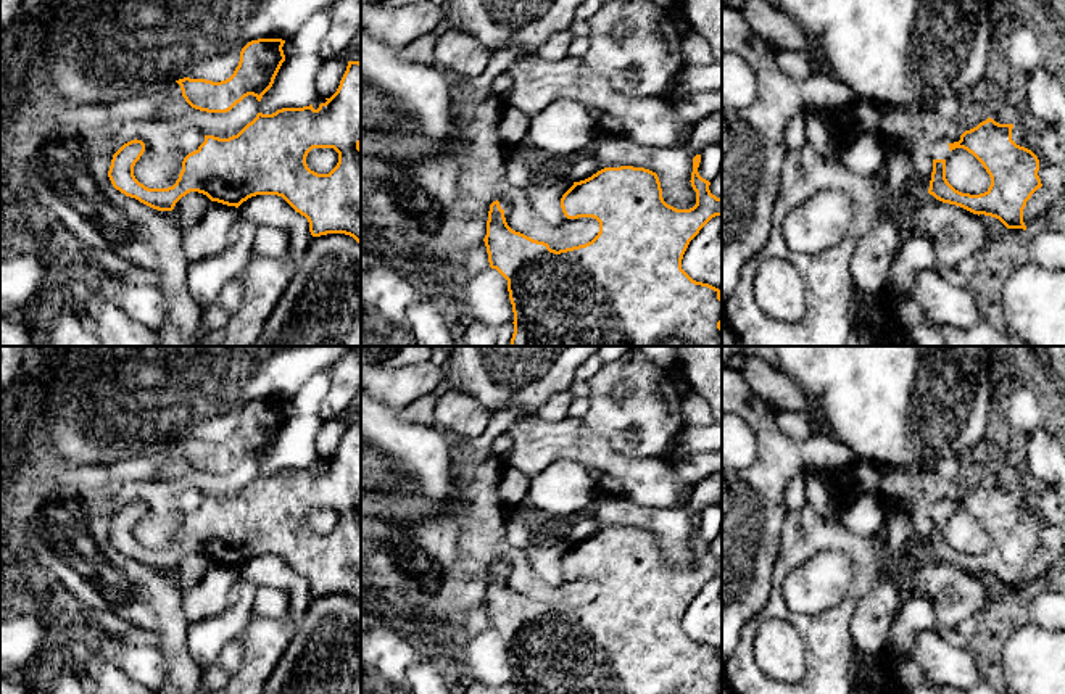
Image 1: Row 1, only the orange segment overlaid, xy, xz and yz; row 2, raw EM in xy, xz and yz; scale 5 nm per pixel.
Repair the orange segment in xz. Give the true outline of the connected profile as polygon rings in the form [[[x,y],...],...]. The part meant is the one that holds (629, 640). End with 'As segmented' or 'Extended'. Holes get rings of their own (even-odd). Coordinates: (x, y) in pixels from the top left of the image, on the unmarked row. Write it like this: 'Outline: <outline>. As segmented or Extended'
Outline: [[[696,515],[690,541],[696,552],[696,565],[690,570],[667,565],[657,535],[644,528],[604,528],[585,541],[574,543],[561,559],[564,576],[567,580],[593,578],[599,583],[599,593],[585,605],[559,612],[512,591],[499,562],[493,562],[483,602],[490,628],[508,641],[514,694],[722,694],[720,651],[693,641],[682,630],[690,602],[712,578],[722,576],[722,559],[711,554],[711,543],[698,533],[699,523],[701,515]]]. As segmented

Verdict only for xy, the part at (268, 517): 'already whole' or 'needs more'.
already whole

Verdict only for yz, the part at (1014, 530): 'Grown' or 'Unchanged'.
Unchanged

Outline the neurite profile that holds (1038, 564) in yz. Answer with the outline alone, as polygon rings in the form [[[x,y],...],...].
[[[1038,549],[1031,559],[1026,562],[1023,570],[1023,583],[1026,589],[1033,588],[1039,576],[1044,576],[1046,570],[1050,565],[1050,557],[1046,549]]]

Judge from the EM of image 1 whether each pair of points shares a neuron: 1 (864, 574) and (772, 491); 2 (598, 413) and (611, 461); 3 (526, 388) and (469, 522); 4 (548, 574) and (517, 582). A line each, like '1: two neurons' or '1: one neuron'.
1: two neurons
2: two neurons
3: two neurons
4: two neurons

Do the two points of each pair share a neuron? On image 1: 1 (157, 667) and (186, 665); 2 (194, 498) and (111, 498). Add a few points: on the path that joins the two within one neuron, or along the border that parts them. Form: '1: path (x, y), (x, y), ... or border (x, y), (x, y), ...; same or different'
1: border (157, 648), (165, 659), (169, 677); different
2: border (205, 495), (186, 490), (179, 498), (179, 511); different

